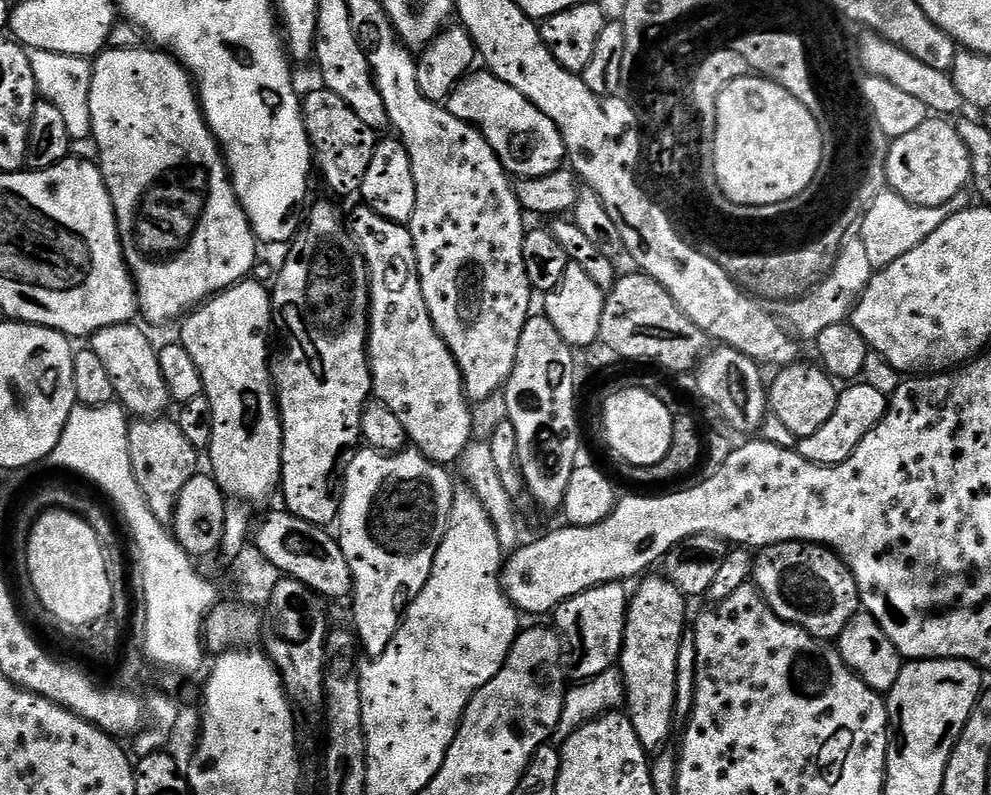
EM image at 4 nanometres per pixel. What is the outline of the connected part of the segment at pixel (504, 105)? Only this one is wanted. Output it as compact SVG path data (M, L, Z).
M476 70L464 77L446 101L454 118L473 124L490 142L494 154L513 177L542 178L554 174L565 163L566 153L562 134L538 106L534 106L514 86L506 86L487 70Z

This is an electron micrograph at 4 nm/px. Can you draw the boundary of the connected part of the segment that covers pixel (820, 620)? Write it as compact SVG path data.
M791 540L759 549L752 561L752 579L772 612L825 642L839 641L842 630L861 611L860 591L851 570L823 544Z

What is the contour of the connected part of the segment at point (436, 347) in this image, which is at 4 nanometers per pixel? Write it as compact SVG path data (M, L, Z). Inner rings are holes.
M367 206L359 207L352 212L350 231L352 233L352 239L355 240L356 247L360 249L368 267L368 366L372 375L372 396L380 400L382 406L387 406L395 417L398 418L398 422L402 422L402 430L406 430L409 441L419 449L426 459L433 460L434 463L445 466L455 465L467 449L468 444L471 444L474 440L474 435L472 435L472 412L468 409L470 407L470 401L464 394L464 383L462 382L462 373L458 370L458 362L454 358L454 354L450 354L450 350L446 346L444 339L438 334L438 330L430 318L430 310L426 310L426 298L422 298L422 284L418 278L418 262L414 254L412 235L408 233L405 225L390 222Z

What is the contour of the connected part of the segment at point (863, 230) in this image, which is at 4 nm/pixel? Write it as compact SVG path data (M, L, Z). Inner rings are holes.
M891 190L880 192L878 198L874 198L874 202L864 213L864 219L858 224L858 235L866 245L873 270L890 266L898 258L902 258L902 254L910 254L910 250L926 242L926 238L930 238L930 234L934 234L934 230L938 230L938 226L942 226L946 218L969 207L970 200L966 197L964 194L958 195L942 206L918 206L906 202L906 198L902 198L897 192Z

